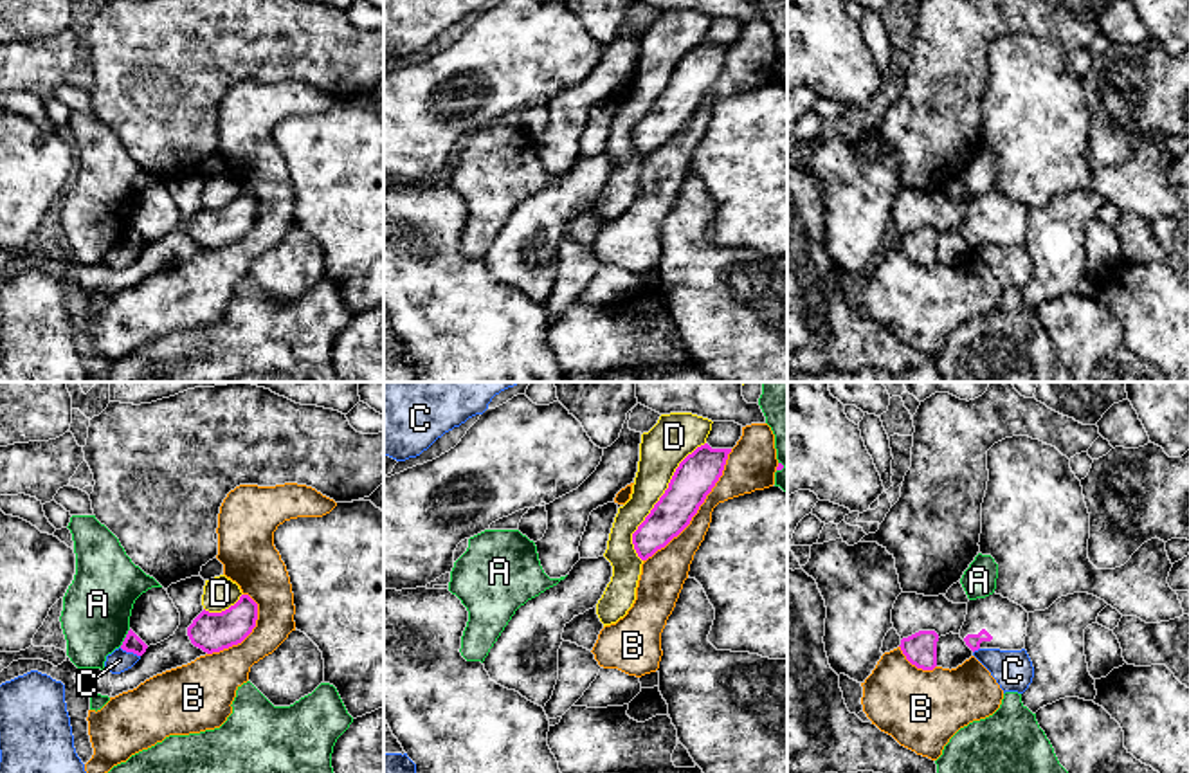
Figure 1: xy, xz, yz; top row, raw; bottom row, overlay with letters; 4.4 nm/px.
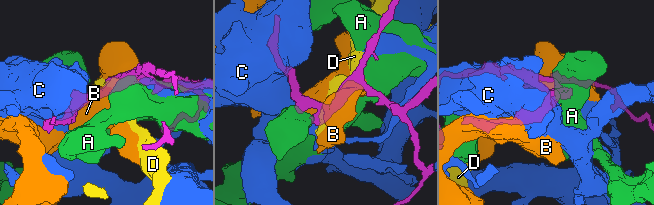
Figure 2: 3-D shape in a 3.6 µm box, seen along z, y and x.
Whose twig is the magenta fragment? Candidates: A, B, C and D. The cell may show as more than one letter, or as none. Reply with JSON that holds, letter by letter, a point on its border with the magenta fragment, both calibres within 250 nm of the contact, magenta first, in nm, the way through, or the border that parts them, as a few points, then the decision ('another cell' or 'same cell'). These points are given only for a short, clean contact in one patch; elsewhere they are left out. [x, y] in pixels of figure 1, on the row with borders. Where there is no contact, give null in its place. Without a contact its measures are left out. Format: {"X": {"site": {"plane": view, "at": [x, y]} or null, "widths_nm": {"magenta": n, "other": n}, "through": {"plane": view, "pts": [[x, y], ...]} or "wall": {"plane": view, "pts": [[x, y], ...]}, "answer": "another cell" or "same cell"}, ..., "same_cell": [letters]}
{"A": {"site": {"plane": "xy", "at": [125, 638]}, "widths_nm": {"magenta": 80, "other": 300}, "answer": "another cell"}, "B": {"site": {"plane": "xz", "at": [698, 509]}, "widths_nm": {"magenta": 180, "other": 170}, "answer": "another cell"}, "C": {"site": {"plane": "xy", "at": [130, 651]}, "widths_nm": {"magenta": 80, "other": 100}, "answer": "another cell"}, "D": {"site": {"plane": "xz", "at": [660, 500]}, "widths_nm": {"magenta": 180, "other": 200}, "answer": "another cell"}, "same_cell": []}

